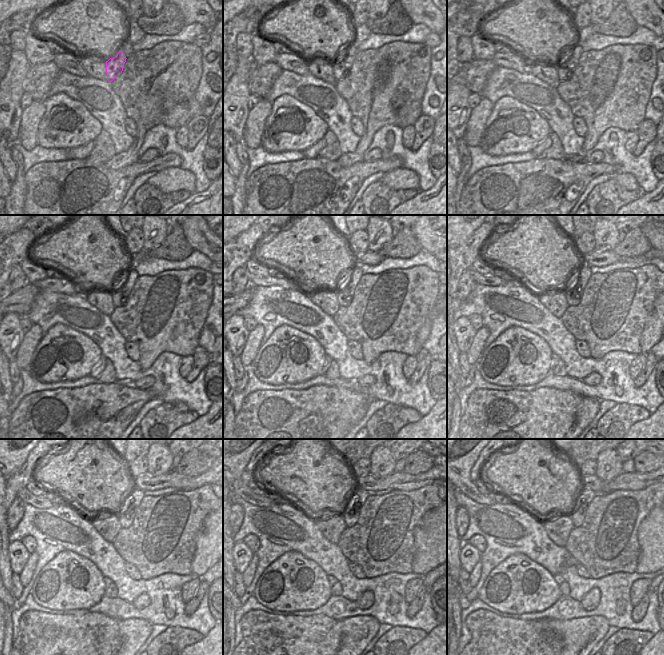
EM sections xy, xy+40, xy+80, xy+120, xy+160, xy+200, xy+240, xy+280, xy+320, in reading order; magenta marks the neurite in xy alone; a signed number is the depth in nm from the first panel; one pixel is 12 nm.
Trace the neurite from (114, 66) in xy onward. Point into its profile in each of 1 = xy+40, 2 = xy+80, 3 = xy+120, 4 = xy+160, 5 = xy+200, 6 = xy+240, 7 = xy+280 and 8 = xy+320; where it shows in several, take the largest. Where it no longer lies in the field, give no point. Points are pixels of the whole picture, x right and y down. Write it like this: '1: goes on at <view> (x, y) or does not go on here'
1: goes on at xy+40 (340, 69)
2: goes on at xy+80 (564, 72)
3: goes on at xy+120 (119, 296)
4: goes on at xy+160 (345, 294)
5: goes on at xy+200 (574, 293)
6: goes on at xy+240 (126, 517)
7: goes on at xy+280 (351, 515)
8: goes on at xy+320 (577, 516)

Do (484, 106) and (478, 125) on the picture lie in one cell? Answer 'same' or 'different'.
same

